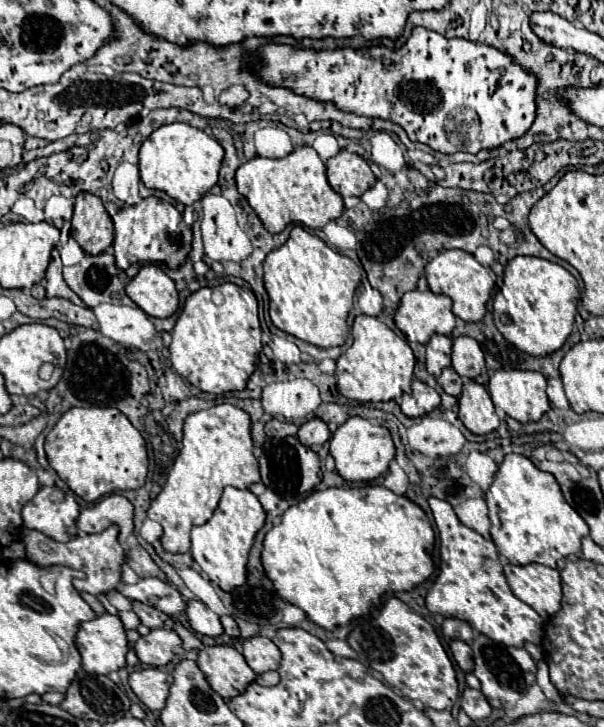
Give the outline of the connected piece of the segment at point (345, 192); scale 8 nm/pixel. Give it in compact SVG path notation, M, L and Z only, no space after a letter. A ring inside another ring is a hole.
M341 149L325 165L327 165L329 185L341 197L351 197L351 195L361 197L377 181L369 163L357 153L351 153L347 149Z

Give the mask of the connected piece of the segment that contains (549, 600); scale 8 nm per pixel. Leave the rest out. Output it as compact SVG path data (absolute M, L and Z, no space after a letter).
M531 563L525 567L505 565L503 571L511 591L543 619L549 619L561 609L561 579L557 569Z

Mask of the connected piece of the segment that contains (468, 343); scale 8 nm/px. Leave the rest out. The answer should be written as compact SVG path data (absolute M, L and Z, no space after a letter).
M467 335L453 339L451 359L453 359L453 369L465 379L475 379L481 373L481 367L485 365L479 343Z

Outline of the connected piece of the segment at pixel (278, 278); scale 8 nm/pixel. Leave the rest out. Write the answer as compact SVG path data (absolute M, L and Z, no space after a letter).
M297 225L291 229L287 243L265 257L263 269L269 315L277 329L317 347L337 347L345 343L349 335L347 315L361 281L359 267L353 259L327 247L317 235Z

